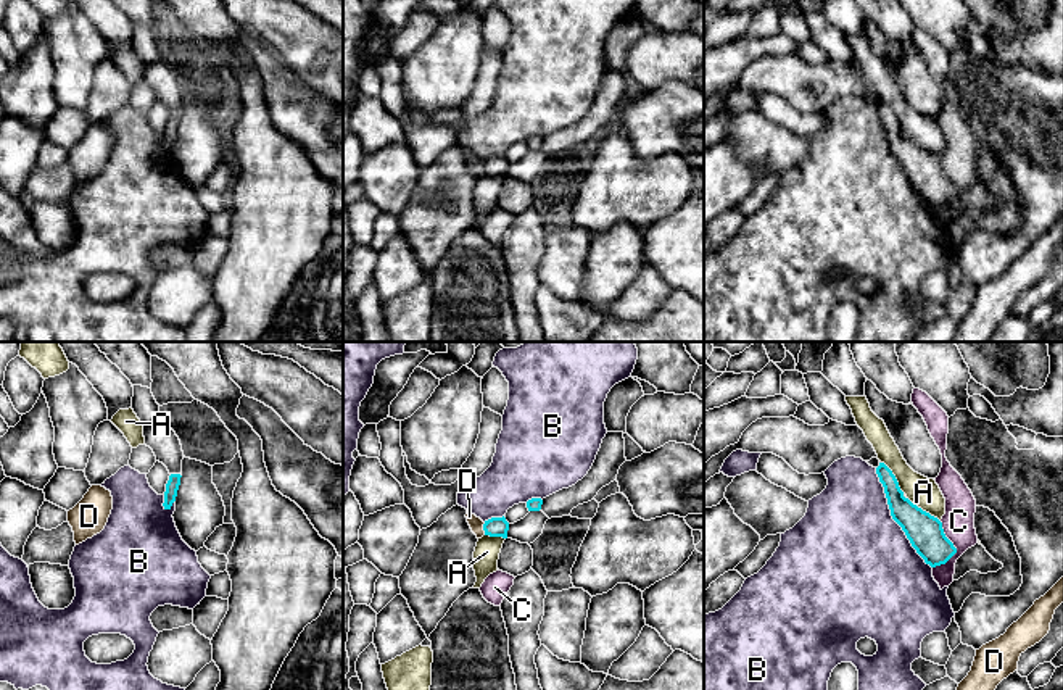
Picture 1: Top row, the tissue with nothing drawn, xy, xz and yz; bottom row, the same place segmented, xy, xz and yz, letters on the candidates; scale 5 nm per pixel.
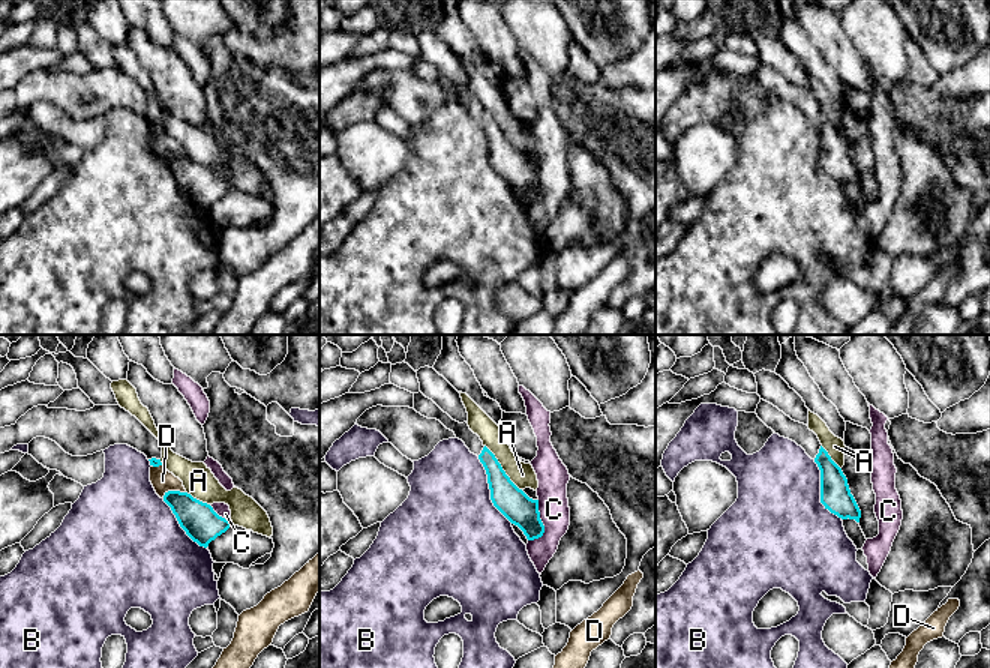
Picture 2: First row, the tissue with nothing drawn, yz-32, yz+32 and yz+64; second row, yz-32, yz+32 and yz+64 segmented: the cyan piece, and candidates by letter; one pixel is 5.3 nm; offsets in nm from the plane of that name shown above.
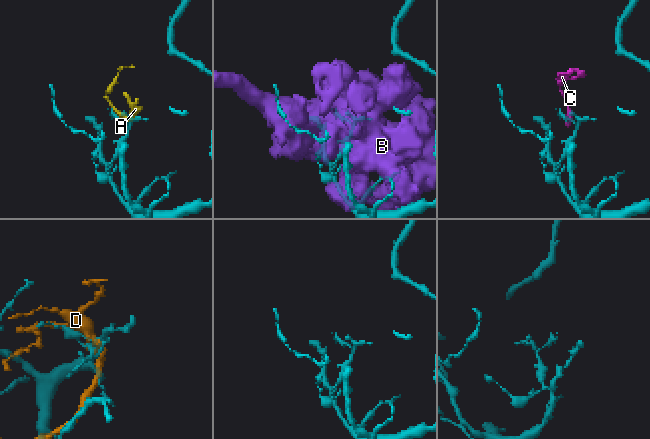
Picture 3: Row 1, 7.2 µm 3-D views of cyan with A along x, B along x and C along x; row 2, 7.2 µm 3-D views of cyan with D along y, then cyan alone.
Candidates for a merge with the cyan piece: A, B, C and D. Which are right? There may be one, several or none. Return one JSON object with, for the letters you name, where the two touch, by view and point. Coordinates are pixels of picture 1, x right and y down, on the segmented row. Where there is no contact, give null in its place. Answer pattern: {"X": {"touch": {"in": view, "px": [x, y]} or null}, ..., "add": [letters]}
{"add": []}

